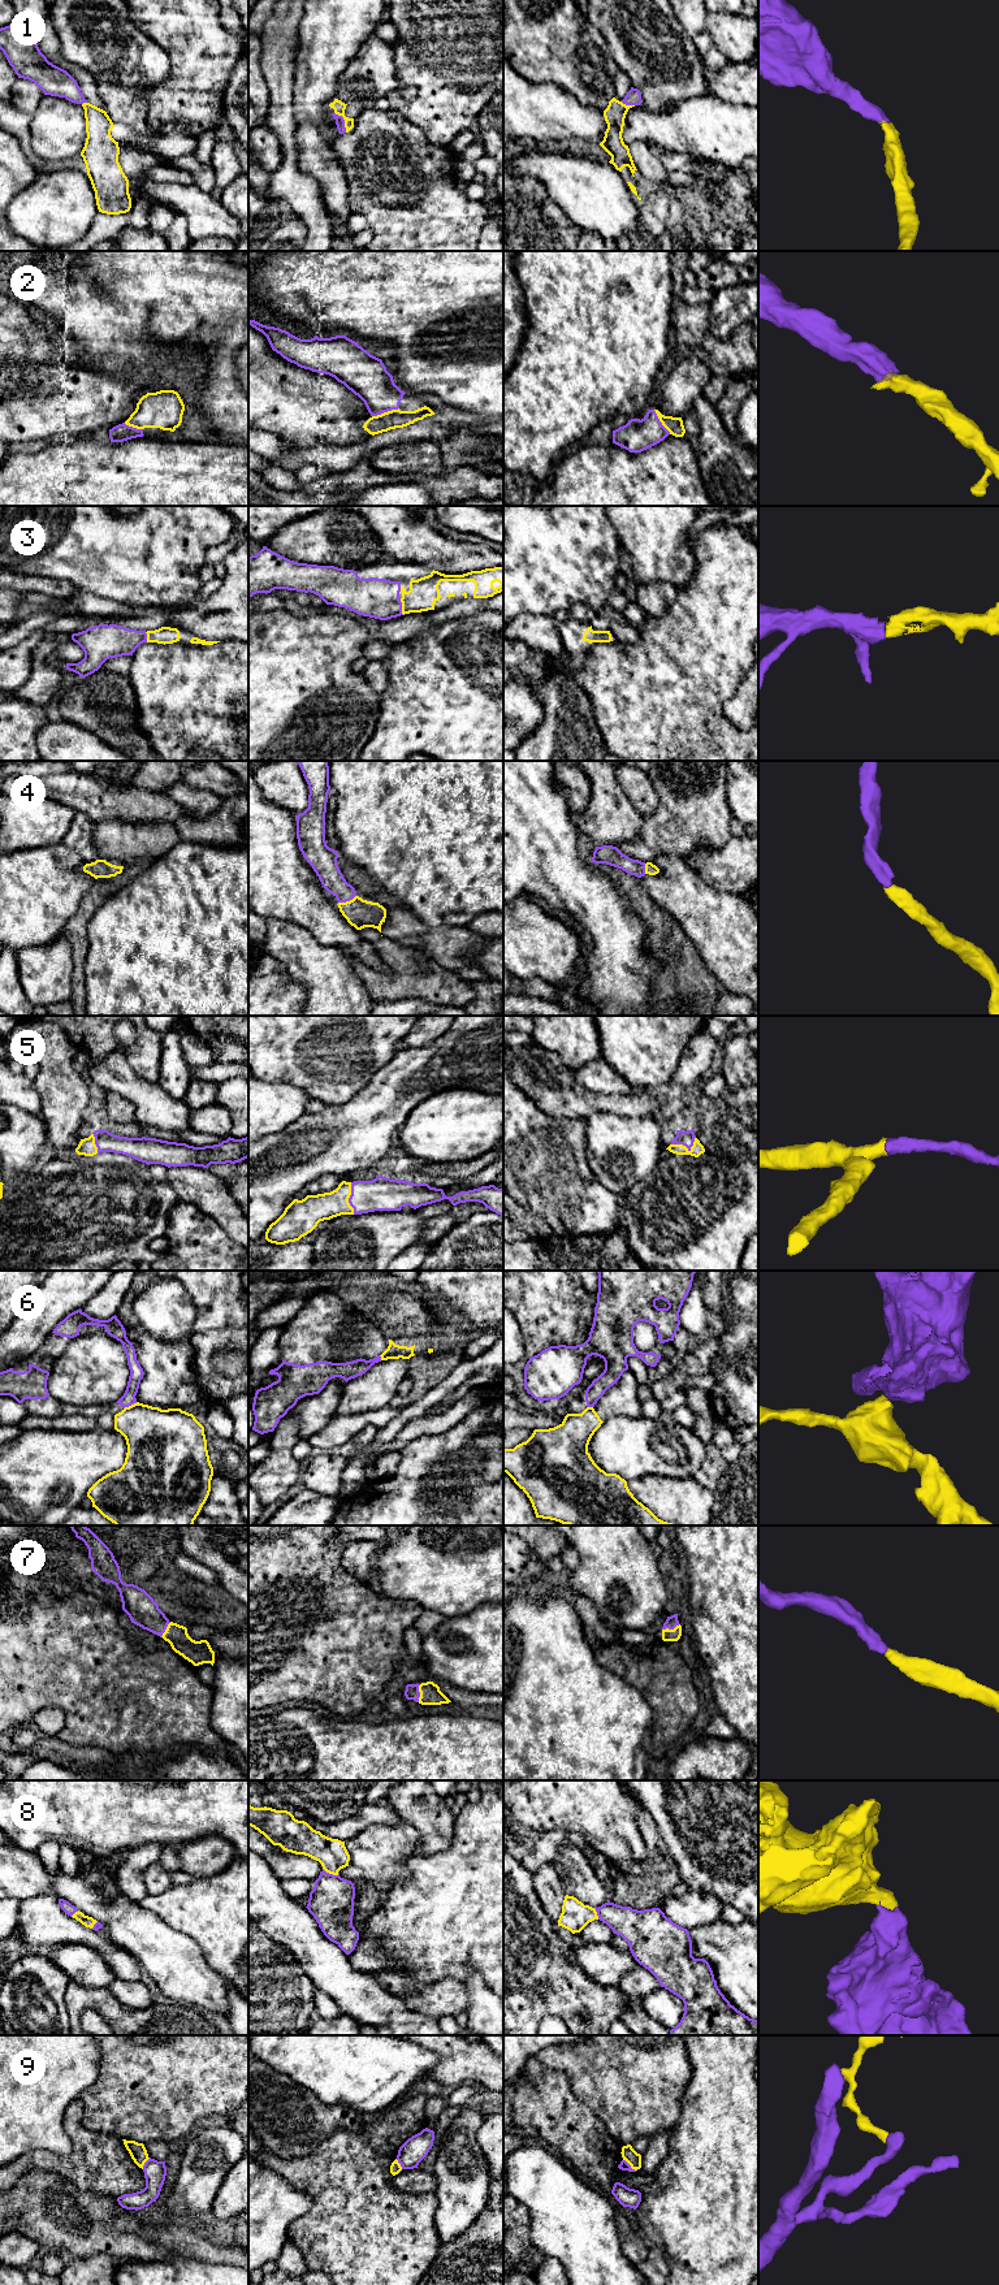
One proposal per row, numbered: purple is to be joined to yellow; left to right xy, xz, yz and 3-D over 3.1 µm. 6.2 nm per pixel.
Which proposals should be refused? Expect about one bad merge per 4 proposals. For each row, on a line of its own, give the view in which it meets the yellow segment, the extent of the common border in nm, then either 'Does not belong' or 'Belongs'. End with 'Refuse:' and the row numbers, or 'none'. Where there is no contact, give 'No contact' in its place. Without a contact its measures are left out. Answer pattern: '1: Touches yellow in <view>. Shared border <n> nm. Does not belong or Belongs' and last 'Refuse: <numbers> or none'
1: Touches yellow in xz. Shared border 150 nm. Belongs
2: Touches yellow in xz. Shared border 180 nm. Belongs
3: Touches yellow in xz. Shared border 110 nm. Belongs
4: Touches yellow in xz. Shared border 120 nm. Belongs
5: Touches yellow in yz. Shared border 160 nm. Belongs
6: Touches yellow in xy. Shared border 100 nm. Does not belong
7: Touches yellow in xz. Shared border 110 nm. Belongs
8: Touches yellow in xz. Shared border 100 nm. Belongs
9: Touches yellow in yz. Shared border 110 nm. Does not belong
Refuse: 6, 9

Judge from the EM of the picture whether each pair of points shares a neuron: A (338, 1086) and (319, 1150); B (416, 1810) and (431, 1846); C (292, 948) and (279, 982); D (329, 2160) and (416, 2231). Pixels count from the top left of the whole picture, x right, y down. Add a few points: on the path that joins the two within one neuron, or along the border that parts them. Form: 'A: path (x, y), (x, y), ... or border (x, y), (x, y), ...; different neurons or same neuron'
A: border (360, 1090), (346, 1102), (325, 1106); different neurons
B: path (426, 1820), (431, 1825), (431, 1836); same neuron
C: border (267, 951), (285, 966), (286, 972), (305, 990); different neurons
D: path (351, 2182), (394, 2225); same neuron

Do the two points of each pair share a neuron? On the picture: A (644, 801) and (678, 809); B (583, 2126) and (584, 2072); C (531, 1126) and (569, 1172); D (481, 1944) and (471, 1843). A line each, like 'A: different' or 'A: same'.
A: different
B: different
C: same
D: same

